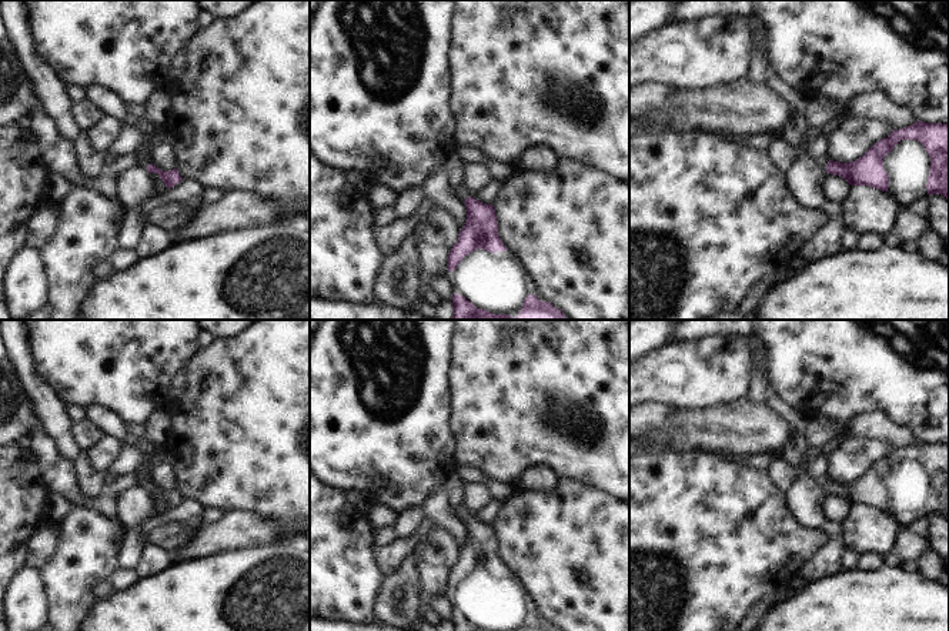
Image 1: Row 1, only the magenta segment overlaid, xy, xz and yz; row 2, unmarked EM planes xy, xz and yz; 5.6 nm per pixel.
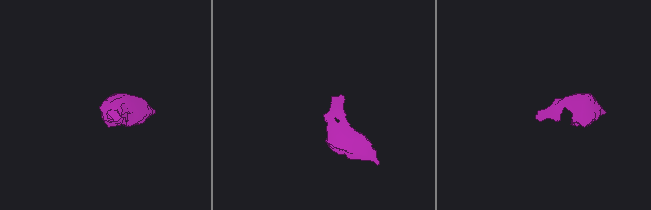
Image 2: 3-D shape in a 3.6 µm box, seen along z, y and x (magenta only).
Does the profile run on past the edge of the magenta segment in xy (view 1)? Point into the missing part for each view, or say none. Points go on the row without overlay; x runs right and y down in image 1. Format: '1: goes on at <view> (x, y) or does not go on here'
1: goes on at xy (143, 478)

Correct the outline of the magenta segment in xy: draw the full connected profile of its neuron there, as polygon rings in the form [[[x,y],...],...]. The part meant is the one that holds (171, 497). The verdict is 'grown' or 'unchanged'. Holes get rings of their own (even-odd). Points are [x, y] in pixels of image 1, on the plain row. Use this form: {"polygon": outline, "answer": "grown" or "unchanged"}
{"polygon": [[[146,458],[137,471],[134,471],[137,485],[143,487],[148,493],[157,493],[160,498],[164,501],[167,508],[177,505],[183,497],[178,490],[163,491],[156,487],[151,481],[150,473],[154,468],[154,463],[151,458]]], "answer": "grown"}

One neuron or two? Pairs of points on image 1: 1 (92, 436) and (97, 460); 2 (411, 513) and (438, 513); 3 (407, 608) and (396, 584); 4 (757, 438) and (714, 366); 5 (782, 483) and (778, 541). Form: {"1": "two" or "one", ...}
{"1": "two", "2": "two", "3": "one", "4": "two", "5": "two"}

